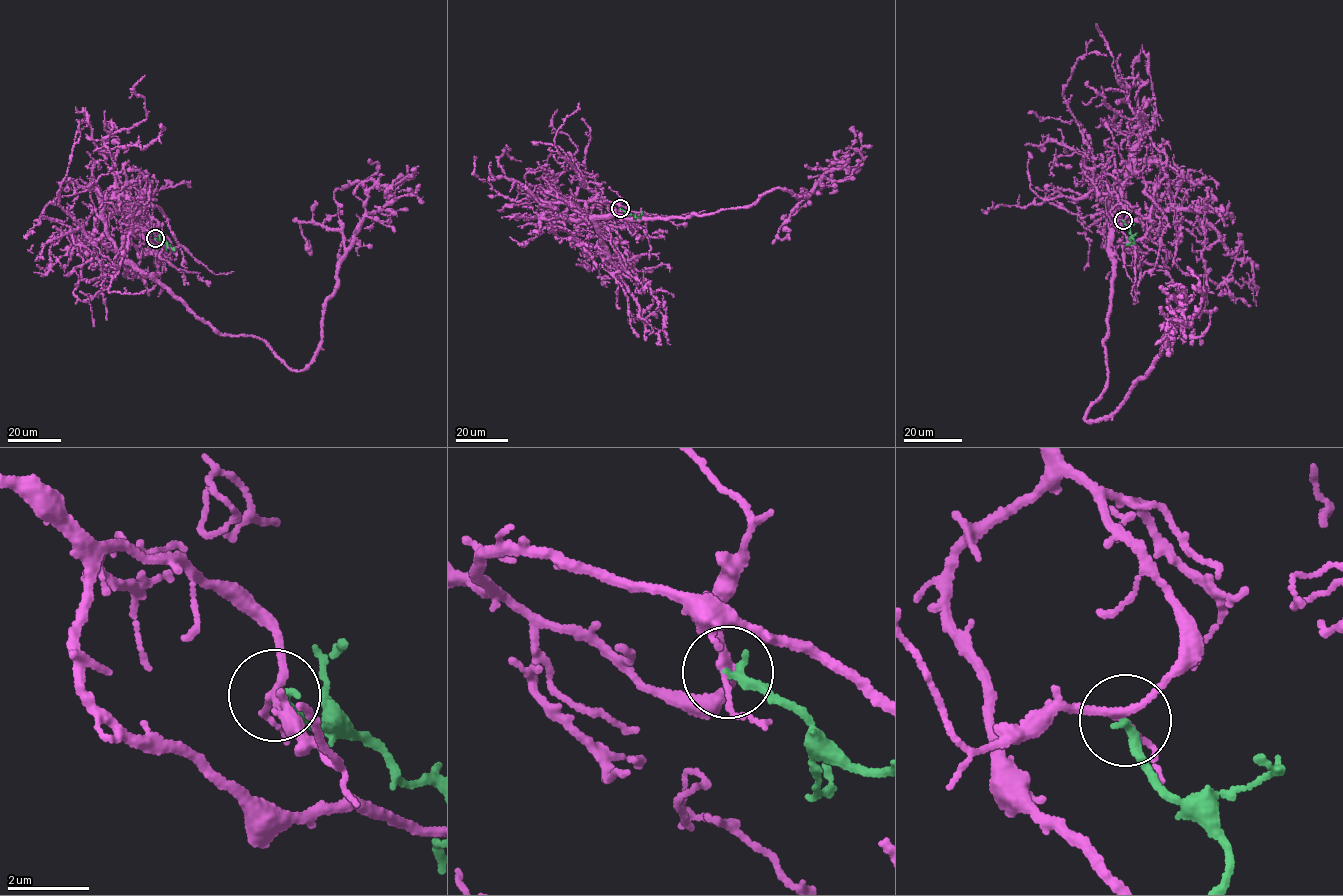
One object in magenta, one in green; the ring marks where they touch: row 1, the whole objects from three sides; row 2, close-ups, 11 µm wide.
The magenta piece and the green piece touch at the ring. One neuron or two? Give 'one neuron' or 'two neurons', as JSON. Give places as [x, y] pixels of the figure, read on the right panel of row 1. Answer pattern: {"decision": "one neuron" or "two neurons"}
{"decision": "two neurons"}

